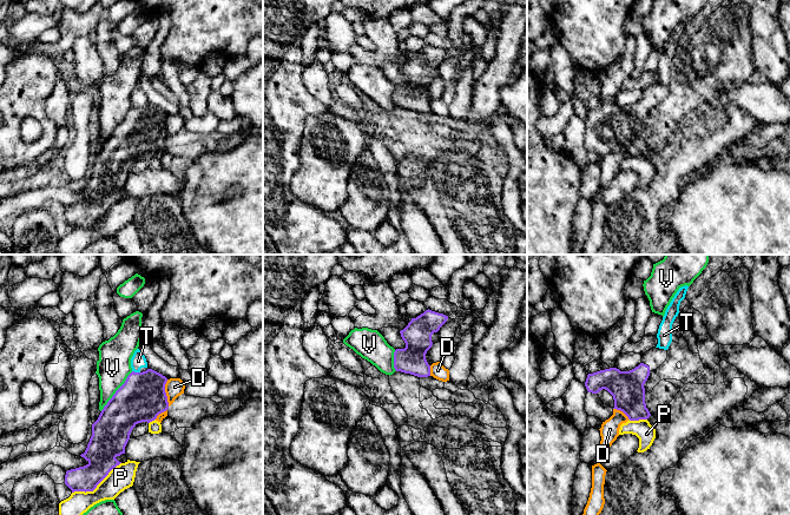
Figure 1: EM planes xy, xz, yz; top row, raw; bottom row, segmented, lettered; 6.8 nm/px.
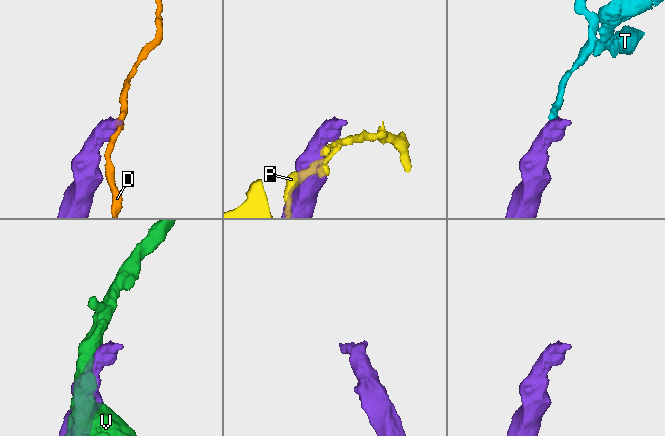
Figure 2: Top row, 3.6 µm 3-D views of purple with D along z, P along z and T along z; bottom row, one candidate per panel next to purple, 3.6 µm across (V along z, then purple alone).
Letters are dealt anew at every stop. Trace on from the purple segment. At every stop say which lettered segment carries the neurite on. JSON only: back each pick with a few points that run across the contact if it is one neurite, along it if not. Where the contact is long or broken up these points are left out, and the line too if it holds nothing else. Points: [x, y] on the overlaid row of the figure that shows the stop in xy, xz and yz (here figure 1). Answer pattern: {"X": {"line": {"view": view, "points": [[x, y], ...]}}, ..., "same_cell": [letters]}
{"same_cell": []}

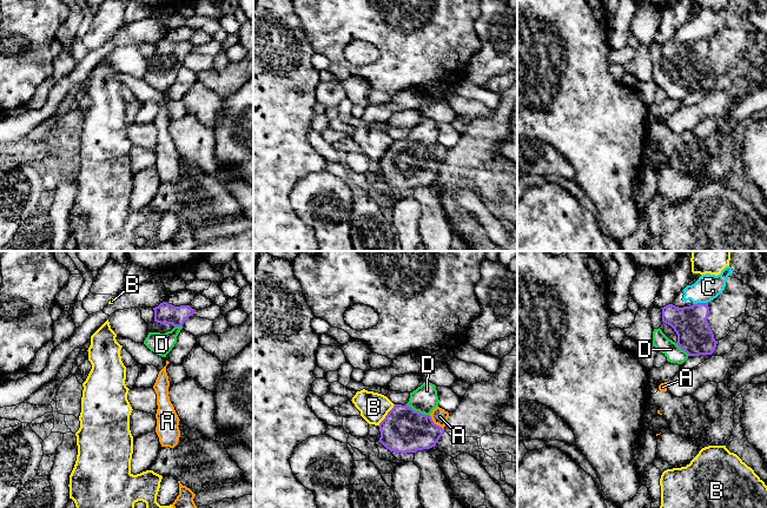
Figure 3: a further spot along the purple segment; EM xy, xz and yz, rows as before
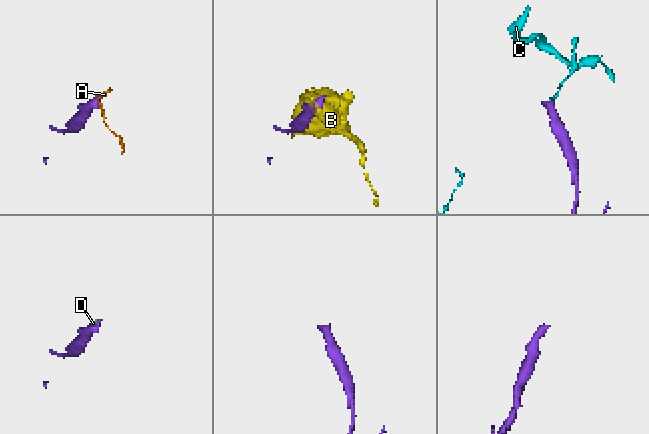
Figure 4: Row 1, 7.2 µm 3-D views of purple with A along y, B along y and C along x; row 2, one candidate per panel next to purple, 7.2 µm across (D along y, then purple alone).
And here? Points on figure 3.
{"D": {"line": {"view": "xz", "points": [[403, 430], [412, 421], [417, 411], [424, 398]]}}, "same_cell": ["D"]}

